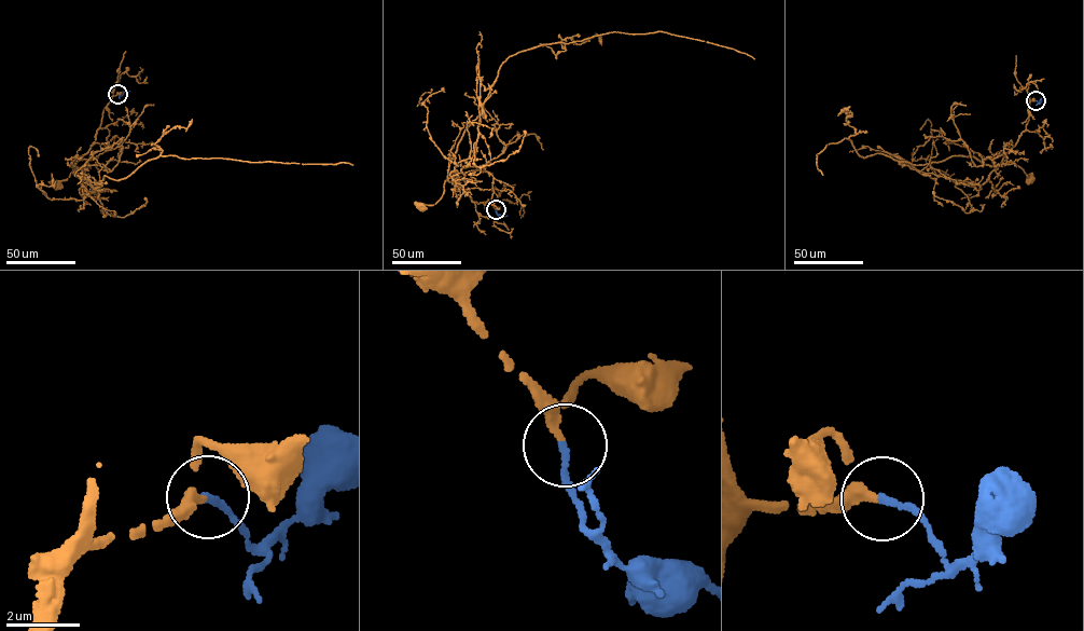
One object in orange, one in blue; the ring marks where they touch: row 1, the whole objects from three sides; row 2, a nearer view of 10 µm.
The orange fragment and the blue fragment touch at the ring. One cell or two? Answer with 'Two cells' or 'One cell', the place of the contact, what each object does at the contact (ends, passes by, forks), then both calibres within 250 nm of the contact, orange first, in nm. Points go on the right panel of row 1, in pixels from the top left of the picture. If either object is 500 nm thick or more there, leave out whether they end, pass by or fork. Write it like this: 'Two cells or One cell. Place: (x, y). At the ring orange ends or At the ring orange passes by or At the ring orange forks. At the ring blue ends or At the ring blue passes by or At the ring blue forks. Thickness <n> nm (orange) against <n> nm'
One cell. Place: (1036, 100). At the ring orange ends. At the ring blue ends. Thickness 240 nm (orange) against 190 nm

